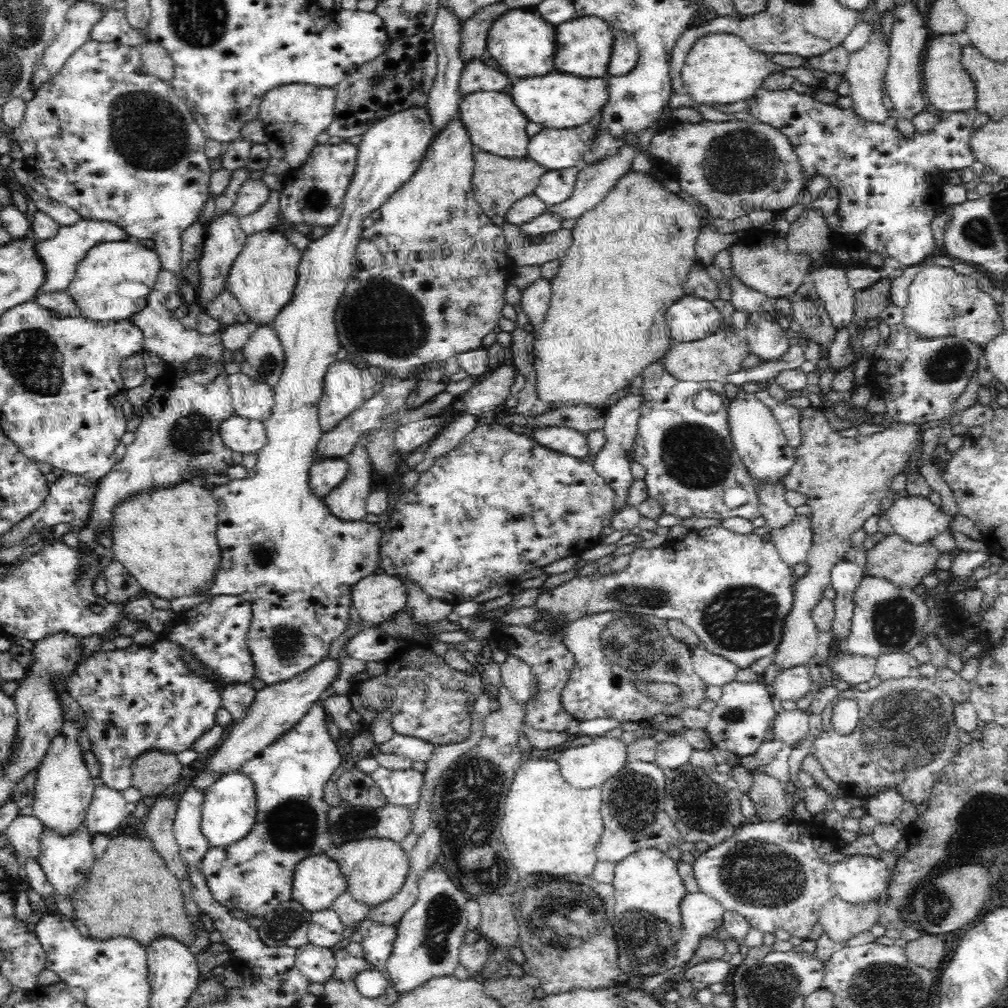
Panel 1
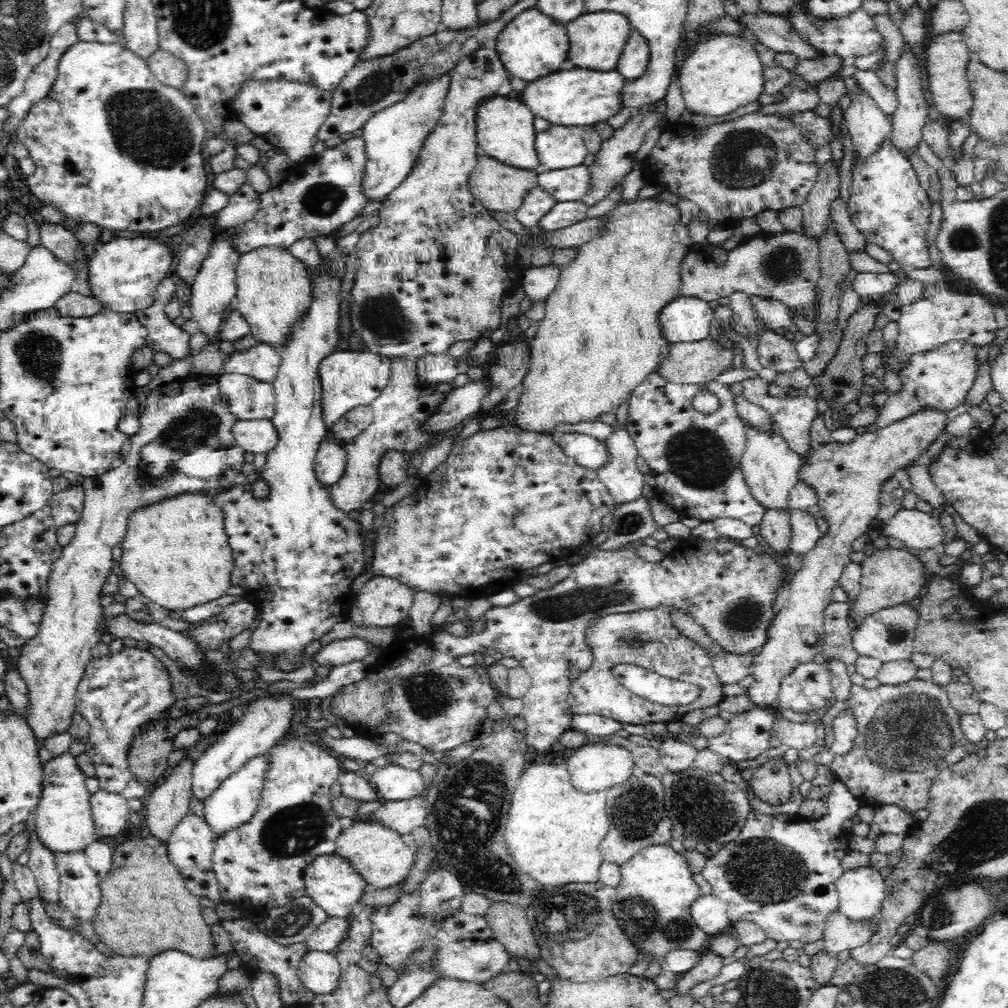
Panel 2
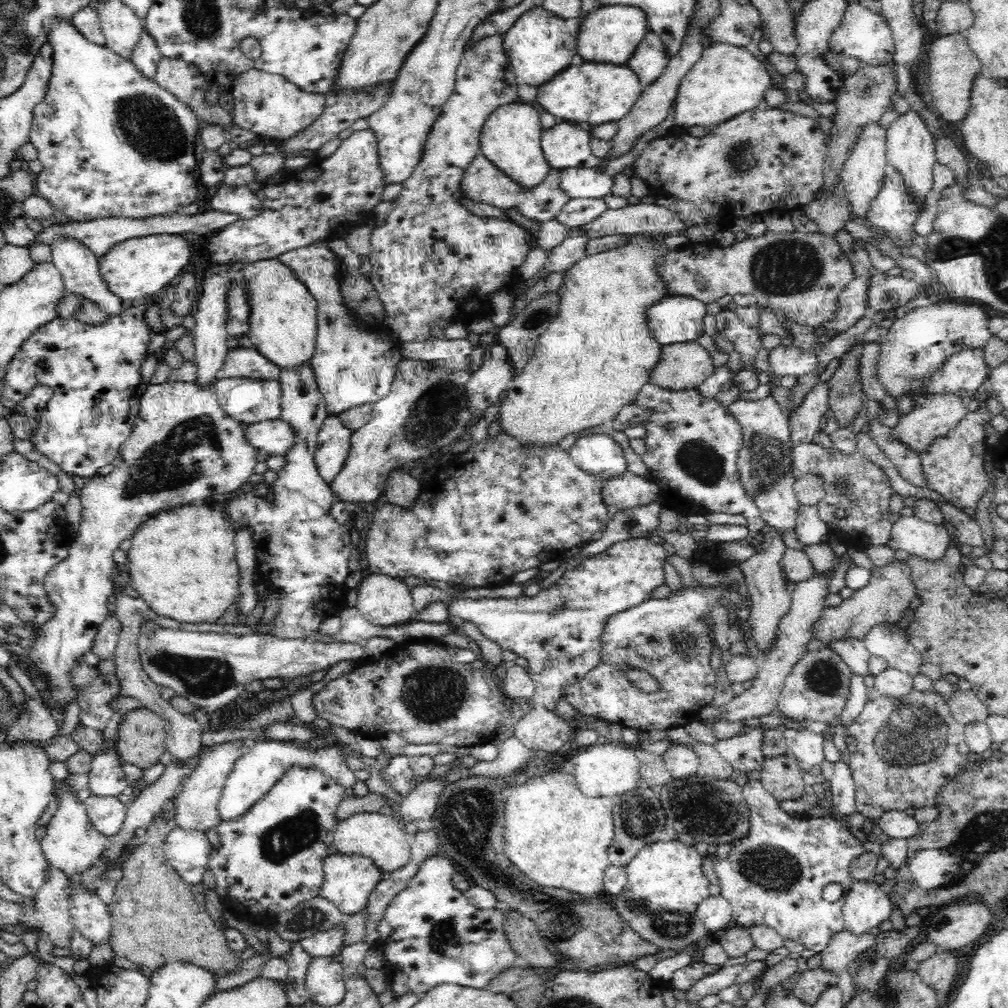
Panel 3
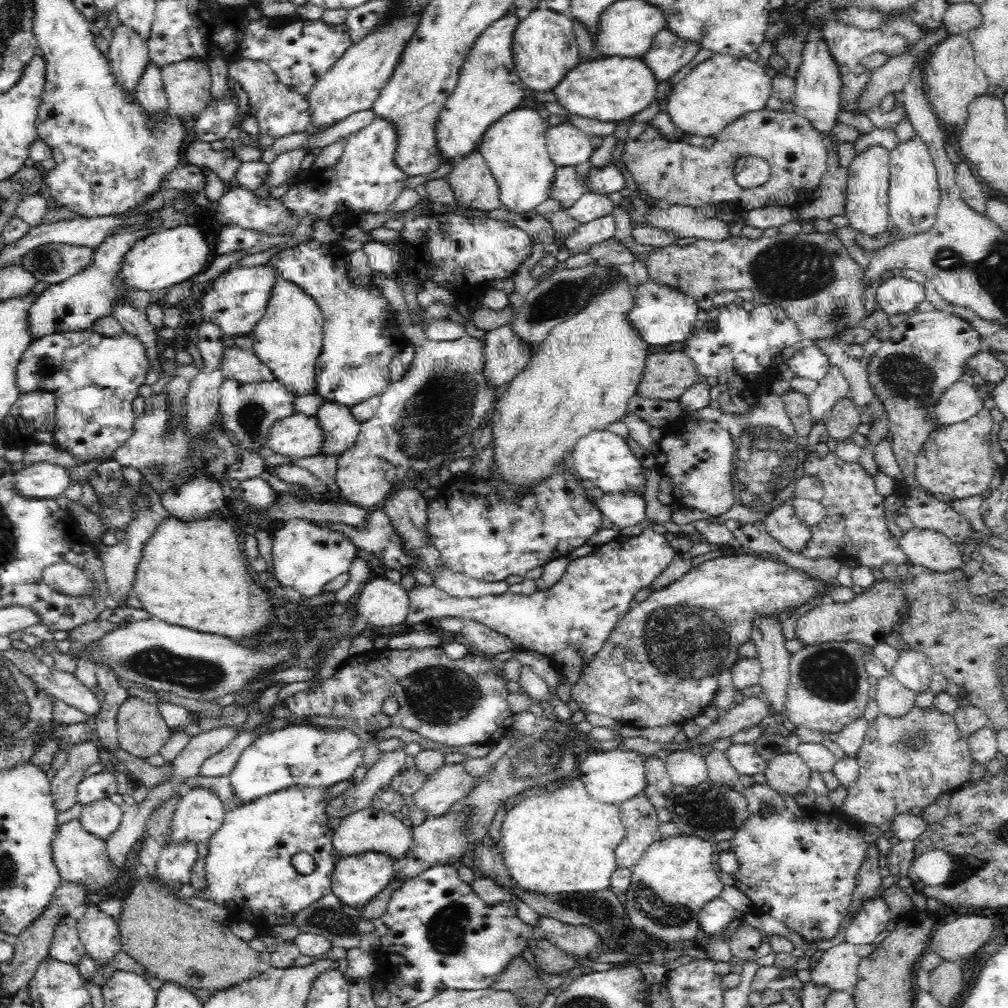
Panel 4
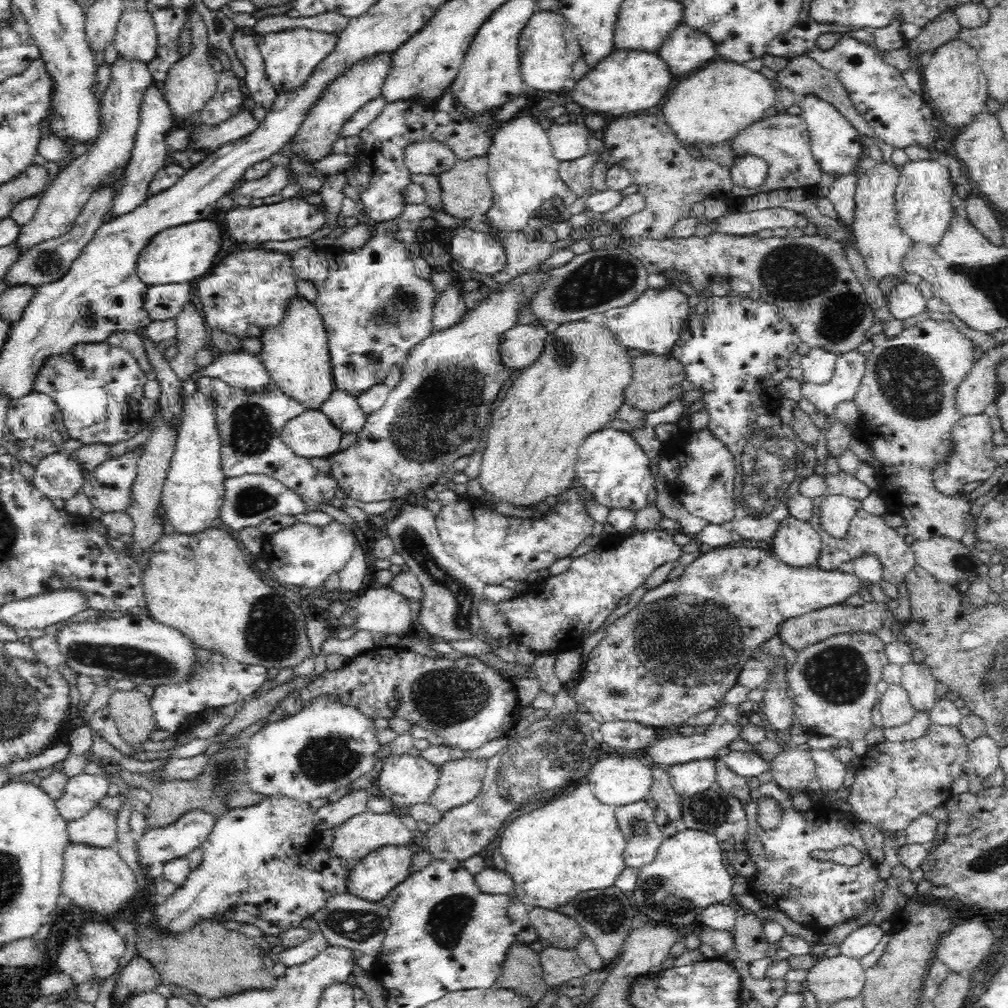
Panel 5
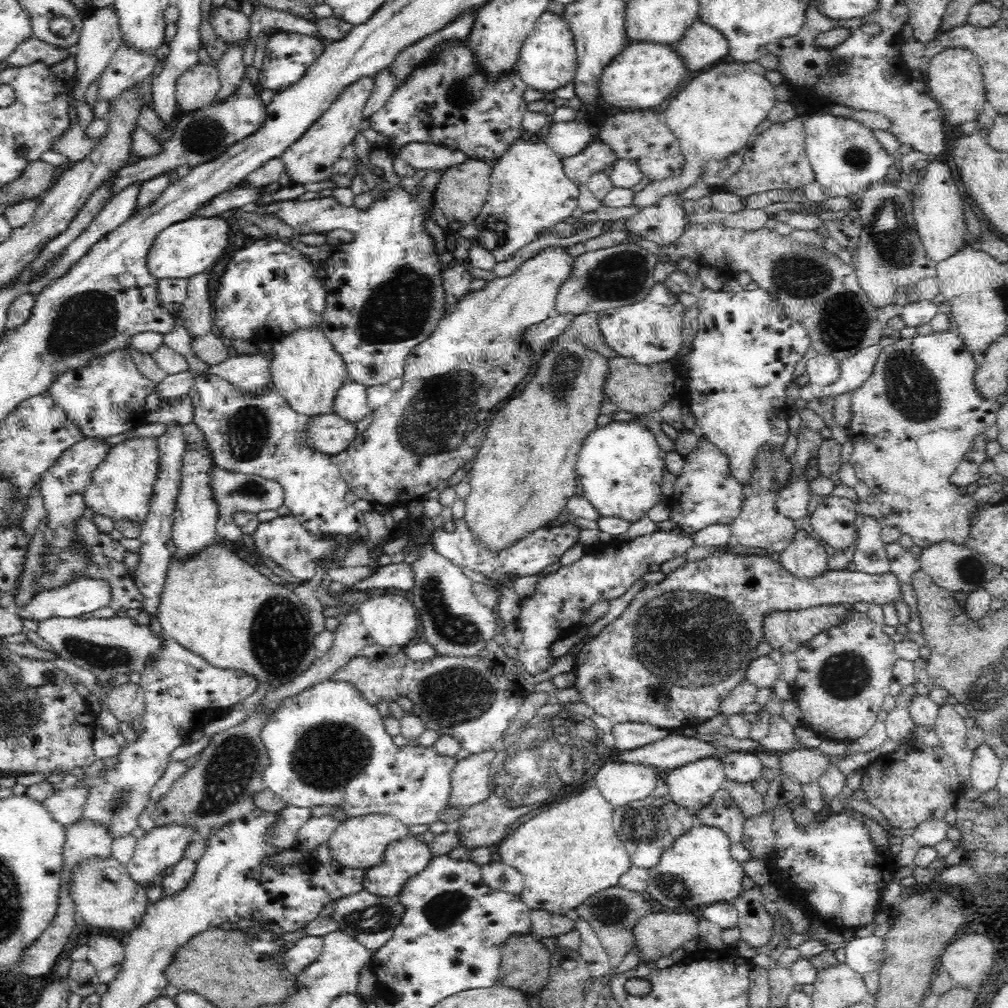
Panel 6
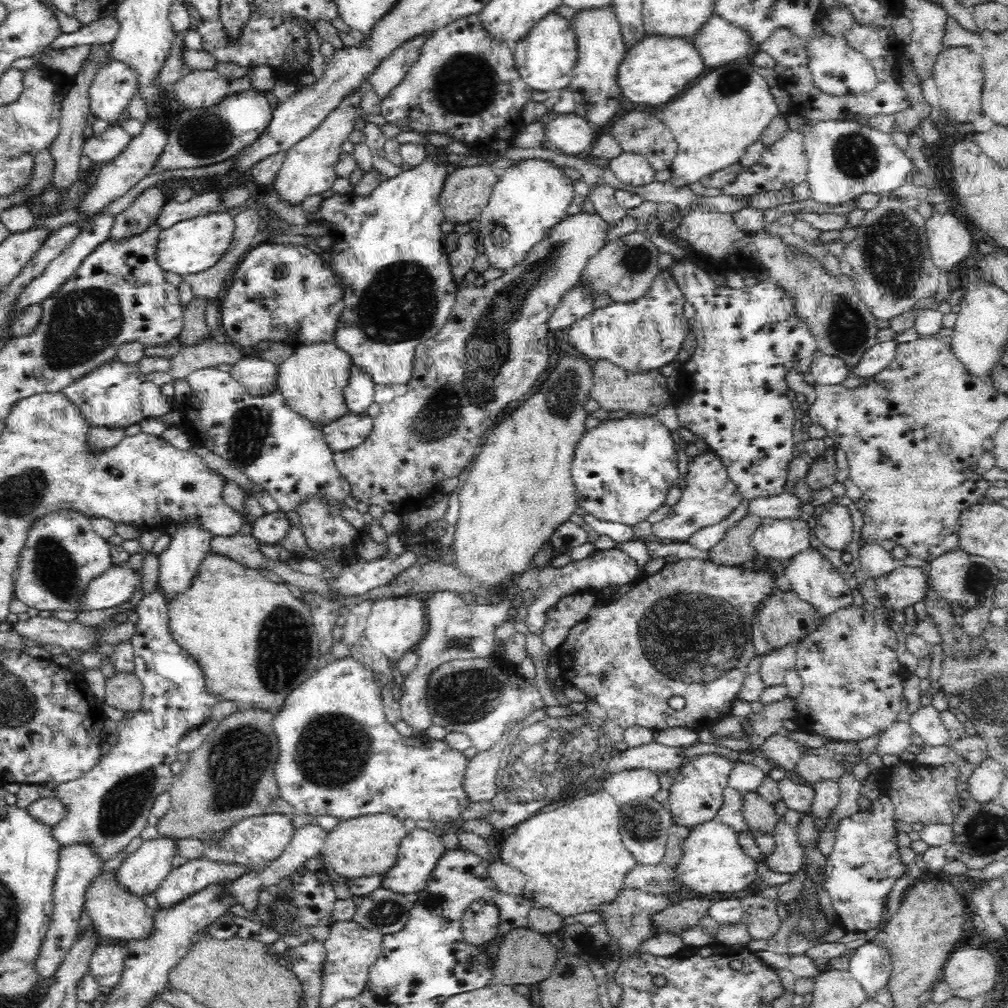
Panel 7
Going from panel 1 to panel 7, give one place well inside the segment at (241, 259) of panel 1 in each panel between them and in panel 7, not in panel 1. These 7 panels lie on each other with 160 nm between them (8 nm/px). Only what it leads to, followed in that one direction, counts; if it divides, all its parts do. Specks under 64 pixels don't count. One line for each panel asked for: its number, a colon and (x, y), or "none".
2: (273, 291)
3: (283, 314)
4: (288, 339)
5: (295, 352)
6: (306, 370)
7: (312, 379)

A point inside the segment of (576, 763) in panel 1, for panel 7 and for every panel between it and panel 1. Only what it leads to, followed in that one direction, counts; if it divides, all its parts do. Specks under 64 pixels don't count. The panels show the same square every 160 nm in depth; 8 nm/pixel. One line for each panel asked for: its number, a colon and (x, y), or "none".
2: (595, 767)
3: (609, 769)
4: (613, 776)
5: (619, 781)
6: (621, 783)
7: (627, 785)

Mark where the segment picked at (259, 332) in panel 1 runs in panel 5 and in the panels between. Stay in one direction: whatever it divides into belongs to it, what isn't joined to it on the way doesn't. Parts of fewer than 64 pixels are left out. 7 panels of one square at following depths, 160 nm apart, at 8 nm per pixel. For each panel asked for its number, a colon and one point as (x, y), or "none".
2: (261, 361)
3: (243, 362)
4: (239, 365)
5: (243, 370)

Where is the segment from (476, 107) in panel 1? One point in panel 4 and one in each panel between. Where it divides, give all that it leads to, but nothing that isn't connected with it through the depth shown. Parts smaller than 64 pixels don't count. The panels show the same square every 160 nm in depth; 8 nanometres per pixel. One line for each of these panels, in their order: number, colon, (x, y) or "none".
2: (505, 128)
3: (511, 136)
4: (514, 146)

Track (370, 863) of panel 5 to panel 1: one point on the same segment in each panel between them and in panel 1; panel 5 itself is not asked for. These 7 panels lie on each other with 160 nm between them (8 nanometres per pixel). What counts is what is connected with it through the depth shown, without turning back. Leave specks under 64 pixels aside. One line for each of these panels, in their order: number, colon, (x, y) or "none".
1: (318, 881)
2: (331, 881)
3: (349, 879)
4: (358, 879)

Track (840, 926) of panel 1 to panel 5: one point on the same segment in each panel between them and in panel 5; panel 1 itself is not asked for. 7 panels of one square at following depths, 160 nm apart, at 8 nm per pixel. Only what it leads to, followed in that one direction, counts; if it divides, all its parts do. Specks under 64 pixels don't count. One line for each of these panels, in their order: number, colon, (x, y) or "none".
2: (840, 933)
3: (844, 947)
4: (837, 969)
5: (836, 978)

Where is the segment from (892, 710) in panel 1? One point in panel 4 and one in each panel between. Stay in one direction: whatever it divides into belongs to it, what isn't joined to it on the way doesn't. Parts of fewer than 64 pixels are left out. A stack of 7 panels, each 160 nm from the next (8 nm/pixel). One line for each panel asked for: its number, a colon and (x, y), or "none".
2: (905, 734)
3: (907, 748)
4: (911, 760)

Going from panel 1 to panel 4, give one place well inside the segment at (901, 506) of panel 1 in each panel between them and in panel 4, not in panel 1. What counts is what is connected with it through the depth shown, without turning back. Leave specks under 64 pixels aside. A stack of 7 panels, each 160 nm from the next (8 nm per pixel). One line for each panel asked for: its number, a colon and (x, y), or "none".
2: (917, 529)
3: (929, 541)
4: (928, 548)

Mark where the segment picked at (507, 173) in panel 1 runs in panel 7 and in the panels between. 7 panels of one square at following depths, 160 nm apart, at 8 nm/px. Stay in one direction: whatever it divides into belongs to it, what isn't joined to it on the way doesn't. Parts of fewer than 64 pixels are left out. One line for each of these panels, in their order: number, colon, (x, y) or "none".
2: (499, 187)
3: (482, 181)
4: (473, 185)
5: (465, 189)
6: (462, 190)
7: (467, 189)

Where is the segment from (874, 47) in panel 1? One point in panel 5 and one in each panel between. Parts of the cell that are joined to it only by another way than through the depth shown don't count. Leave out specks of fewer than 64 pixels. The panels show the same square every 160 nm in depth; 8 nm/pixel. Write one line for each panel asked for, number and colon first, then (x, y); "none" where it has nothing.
2: (868, 126)
3: (863, 171)
4: (867, 207)
5: (879, 239)

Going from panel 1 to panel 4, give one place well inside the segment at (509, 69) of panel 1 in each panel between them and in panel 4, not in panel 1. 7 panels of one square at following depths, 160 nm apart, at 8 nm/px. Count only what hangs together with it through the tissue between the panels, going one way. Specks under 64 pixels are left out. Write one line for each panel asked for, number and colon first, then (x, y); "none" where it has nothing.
2: (533, 45)
3: (540, 45)
4: (544, 47)

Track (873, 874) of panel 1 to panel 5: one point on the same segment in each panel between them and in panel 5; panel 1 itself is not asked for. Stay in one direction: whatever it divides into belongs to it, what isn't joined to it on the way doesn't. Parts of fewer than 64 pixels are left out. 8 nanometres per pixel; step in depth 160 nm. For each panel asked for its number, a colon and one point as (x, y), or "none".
2: (861, 891)
3: (866, 906)
4: (871, 921)
5: (862, 941)

